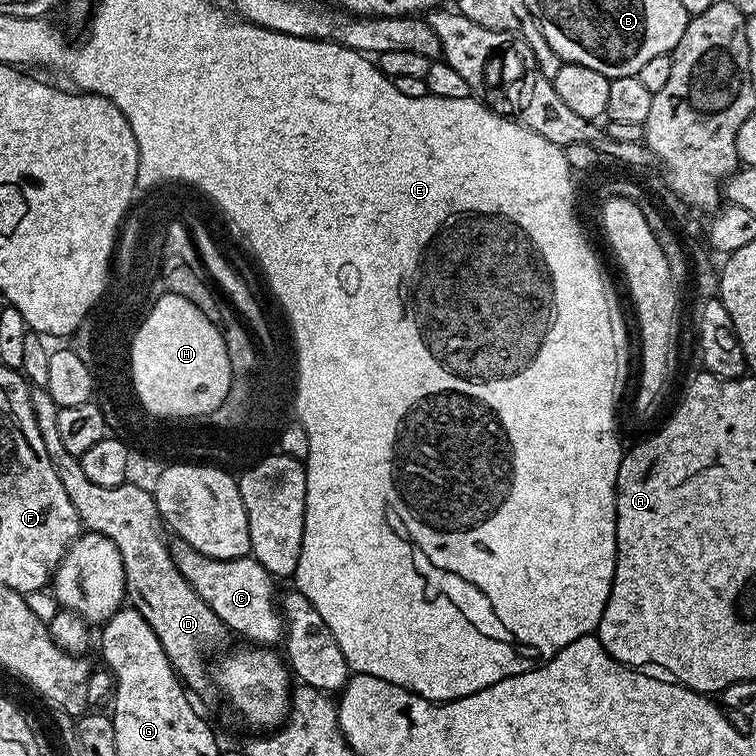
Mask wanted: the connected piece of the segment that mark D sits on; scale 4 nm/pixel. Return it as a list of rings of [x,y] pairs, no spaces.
[[[33,387],[30,402],[34,406],[34,422],[38,422],[38,434],[42,434],[42,442],[46,445],[46,454],[50,454],[50,462],[58,479],[66,489],[70,502],[74,502],[74,510],[78,510],[81,525],[87,531],[110,538],[110,542],[118,546],[118,554],[122,554],[126,596],[131,607],[137,608],[142,618],[146,618],[148,625],[156,631],[158,642],[162,642],[162,650],[166,650],[172,669],[181,681],[193,693],[202,691],[210,684],[208,659],[221,651],[219,648],[223,646],[224,639],[229,639],[230,633],[218,614],[214,614],[214,610],[210,610],[210,606],[198,598],[190,582],[182,578],[178,566],[174,566],[160,512],[156,509],[155,495],[149,489],[147,492],[132,484],[133,482],[113,488],[90,482],[82,470],[79,456],[66,450],[66,445],[58,434],[60,408],[54,398],[50,398],[48,389]]]

